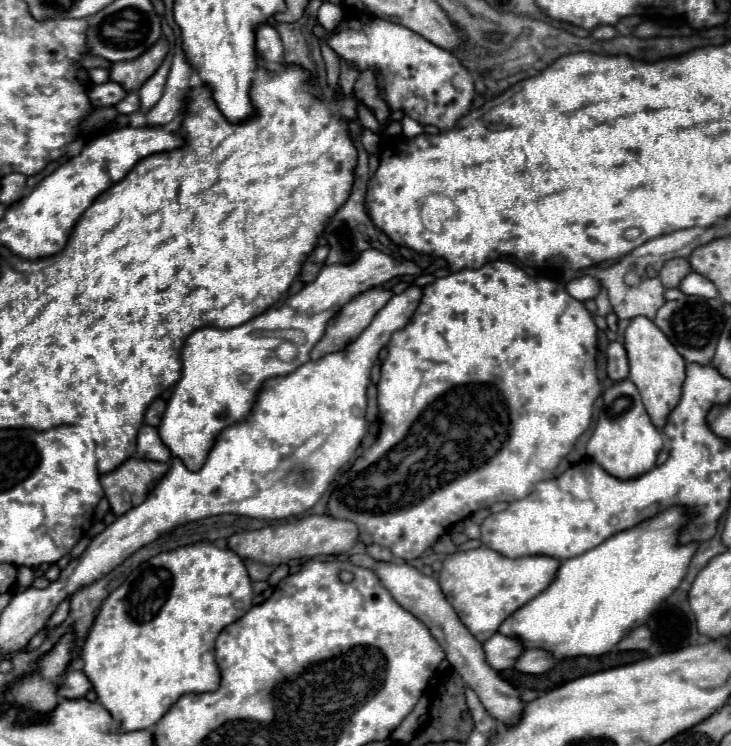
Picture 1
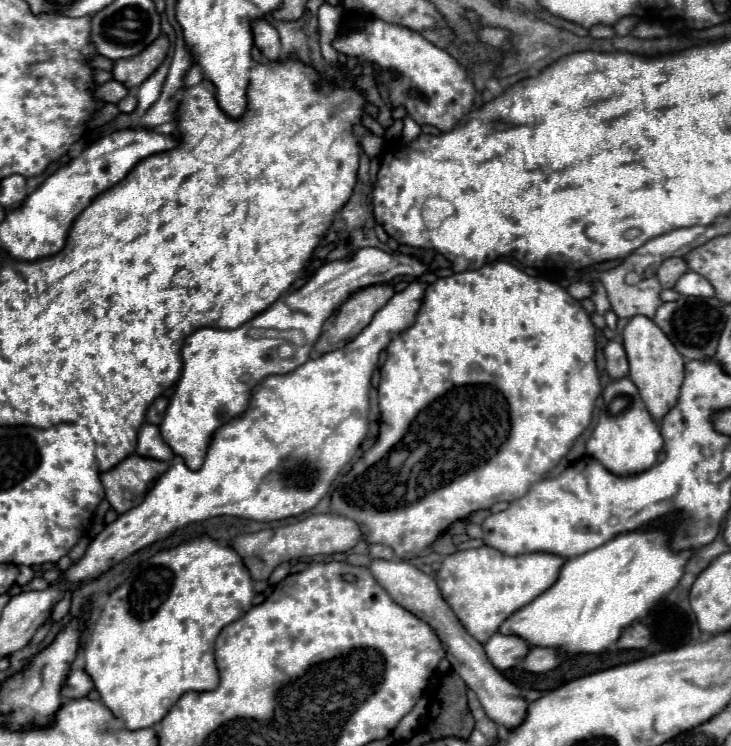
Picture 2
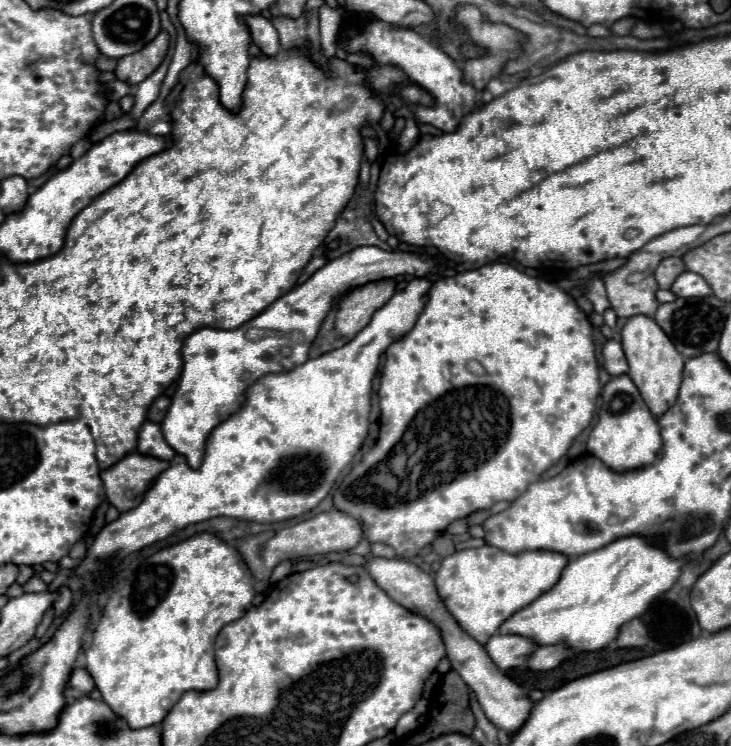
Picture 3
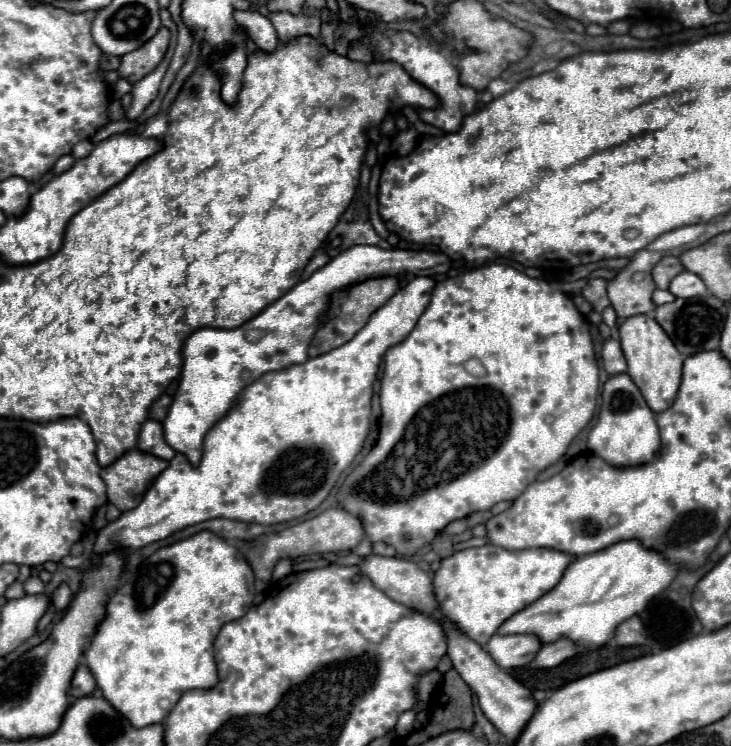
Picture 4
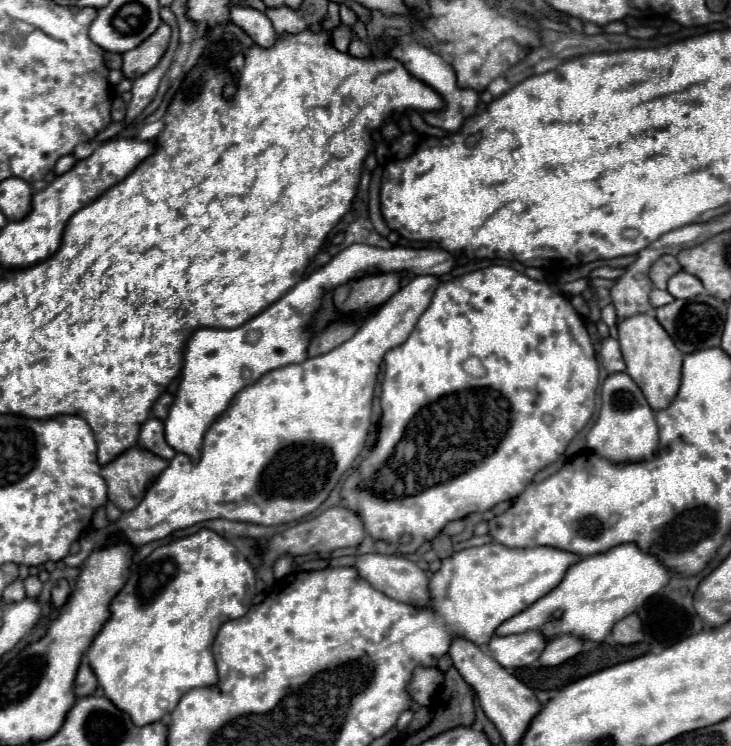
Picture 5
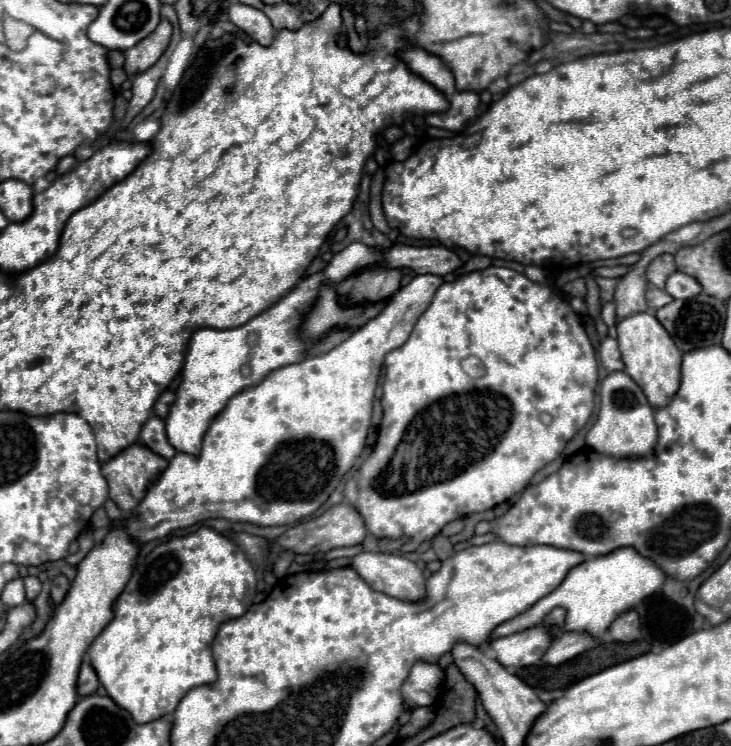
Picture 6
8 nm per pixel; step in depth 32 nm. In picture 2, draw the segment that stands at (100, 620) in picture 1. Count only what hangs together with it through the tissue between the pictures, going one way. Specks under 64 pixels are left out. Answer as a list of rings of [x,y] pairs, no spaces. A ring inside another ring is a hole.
[[[200,536],[194,540],[188,540],[176,548],[170,550],[162,550],[154,556],[150,556],[146,562],[142,562],[128,578],[124,584],[120,584],[110,596],[108,602],[104,604],[100,618],[92,630],[92,638],[88,642],[88,646],[84,648],[84,656],[86,656],[86,672],[88,676],[94,680],[96,690],[100,692],[100,700],[114,712],[116,718],[126,722],[128,730],[140,730],[140,728],[150,728],[154,724],[158,724],[170,710],[170,706],[176,704],[176,700],[184,694],[184,692],[206,692],[206,690],[214,690],[218,686],[218,670],[214,664],[214,654],[212,654],[212,646],[214,640],[218,636],[218,632],[230,624],[232,620],[238,620],[240,616],[244,616],[244,612],[248,612],[252,608],[252,598],[254,598],[254,588],[252,588],[252,578],[248,568],[244,566],[244,562],[240,560],[240,556],[236,554],[234,548],[228,548],[228,544],[218,544],[214,538],[210,536]]]

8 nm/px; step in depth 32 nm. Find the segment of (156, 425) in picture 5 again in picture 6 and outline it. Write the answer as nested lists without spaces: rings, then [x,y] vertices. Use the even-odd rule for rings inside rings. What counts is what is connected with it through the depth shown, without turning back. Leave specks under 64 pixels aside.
[[[152,416],[144,426],[142,426],[142,432],[140,432],[140,442],[148,448],[152,448],[156,454],[164,456],[164,458],[172,458],[176,454],[174,446],[168,442],[166,438],[166,428],[164,428],[164,420],[158,418],[158,416]]]

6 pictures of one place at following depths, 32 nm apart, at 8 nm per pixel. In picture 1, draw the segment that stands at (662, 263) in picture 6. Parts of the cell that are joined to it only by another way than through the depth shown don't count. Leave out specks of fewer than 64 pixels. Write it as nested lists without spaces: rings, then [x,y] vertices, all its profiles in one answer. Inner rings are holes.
[[[672,258],[662,266],[660,280],[662,280],[664,288],[676,288],[680,284],[680,280],[690,272],[692,272],[692,268],[686,258]]]

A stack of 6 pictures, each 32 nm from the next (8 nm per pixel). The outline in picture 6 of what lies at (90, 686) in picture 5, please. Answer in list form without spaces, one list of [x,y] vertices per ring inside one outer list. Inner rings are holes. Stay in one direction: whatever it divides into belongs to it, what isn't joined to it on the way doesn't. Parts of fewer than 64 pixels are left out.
[[[84,660],[82,668],[80,668],[80,676],[78,676],[78,694],[80,696],[90,696],[98,690],[98,676],[92,668],[92,664],[88,660]]]

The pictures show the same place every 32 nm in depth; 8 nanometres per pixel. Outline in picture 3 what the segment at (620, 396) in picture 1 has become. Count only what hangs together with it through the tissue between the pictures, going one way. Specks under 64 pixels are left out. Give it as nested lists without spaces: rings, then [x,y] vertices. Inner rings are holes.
[[[624,374],[624,376],[610,378],[602,390],[602,400],[604,404],[600,408],[598,424],[592,428],[588,438],[588,452],[604,460],[604,464],[608,464],[610,468],[616,468],[618,472],[644,468],[652,464],[658,450],[662,448],[660,428],[654,414],[644,404],[636,384],[632,384],[630,376]]]

